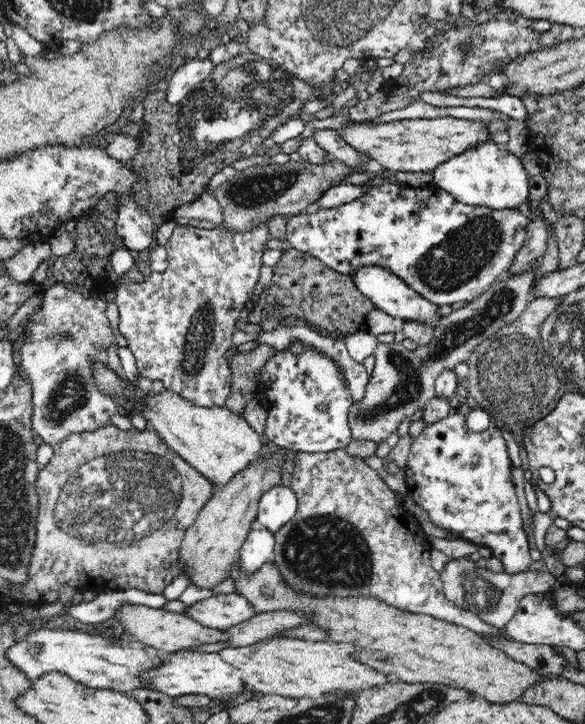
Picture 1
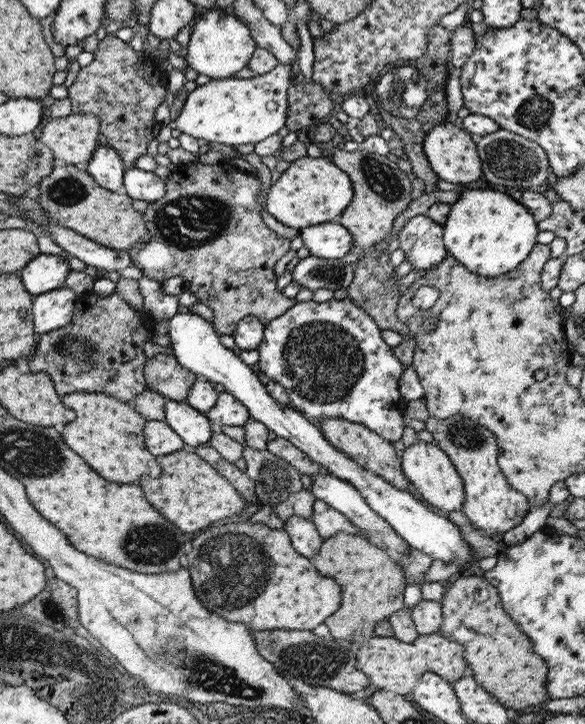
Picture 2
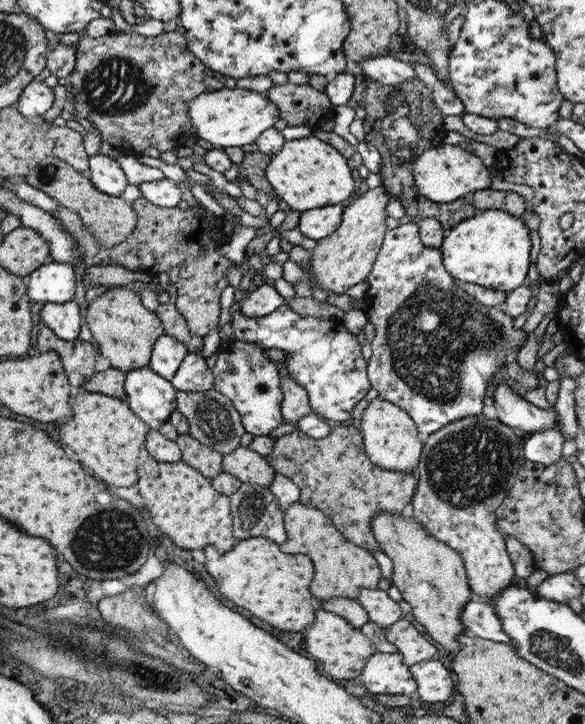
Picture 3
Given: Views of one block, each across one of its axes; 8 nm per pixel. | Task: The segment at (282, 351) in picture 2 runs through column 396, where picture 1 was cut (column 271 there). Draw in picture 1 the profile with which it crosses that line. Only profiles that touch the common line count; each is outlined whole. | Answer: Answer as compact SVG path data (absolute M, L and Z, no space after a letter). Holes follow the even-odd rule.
M308 345L298 357L286 348L267 362L256 396L267 409L266 439L294 452L344 449L351 441L348 410L352 406L352 397L337 362Z

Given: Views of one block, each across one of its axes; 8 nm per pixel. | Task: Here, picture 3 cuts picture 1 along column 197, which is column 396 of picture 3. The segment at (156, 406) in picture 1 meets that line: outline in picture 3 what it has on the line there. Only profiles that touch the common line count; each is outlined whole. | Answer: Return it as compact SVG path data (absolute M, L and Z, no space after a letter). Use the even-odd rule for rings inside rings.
M375 397L367 403L361 419L355 424L361 432L364 453L371 463L388 471L416 474L417 461L419 461L423 443L412 418L402 408Z

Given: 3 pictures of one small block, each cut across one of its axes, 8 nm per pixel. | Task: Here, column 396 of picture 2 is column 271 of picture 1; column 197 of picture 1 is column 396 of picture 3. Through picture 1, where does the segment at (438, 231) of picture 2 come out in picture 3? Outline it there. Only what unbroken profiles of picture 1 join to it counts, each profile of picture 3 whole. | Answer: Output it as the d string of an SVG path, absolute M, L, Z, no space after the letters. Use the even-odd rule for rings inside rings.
M413 219L405 225L398 225L393 230L386 230L376 254L375 262L372 264L371 270L364 281L367 284L367 288L362 297L363 306L361 309L367 316L368 322L373 324L375 330L373 339L369 341L369 344L371 344L371 357L366 362L366 376L370 388L378 392L377 397L402 408L412 418L422 443L432 432L443 428L443 425L455 422L455 420L459 420L463 416L477 416L477 414L481 414L483 398L487 396L489 382L495 378L495 374L506 370L509 361L514 360L515 354L527 340L527 333L523 332L521 328L514 328L515 320L507 316L500 308L483 306L472 296L469 296L463 290L459 290L455 286L455 279L443 268L440 249L429 248L419 241L418 229Z

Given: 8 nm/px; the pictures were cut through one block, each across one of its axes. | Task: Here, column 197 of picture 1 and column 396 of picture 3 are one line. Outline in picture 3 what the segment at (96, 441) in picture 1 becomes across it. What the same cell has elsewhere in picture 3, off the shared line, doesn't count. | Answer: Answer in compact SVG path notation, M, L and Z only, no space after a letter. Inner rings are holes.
M355 423L340 424L330 428L325 438L315 440L309 438L299 430L274 439L271 452L265 457L267 464L275 470L275 473L291 480L299 488L299 502L319 509L329 519L335 528L351 544L372 553L378 550L377 541L371 533L371 518L377 512L389 512L389 514L400 514L404 506L411 503L412 496L416 492L417 475L403 473L403 471L388 471L375 466L364 453L364 444L360 430Z

